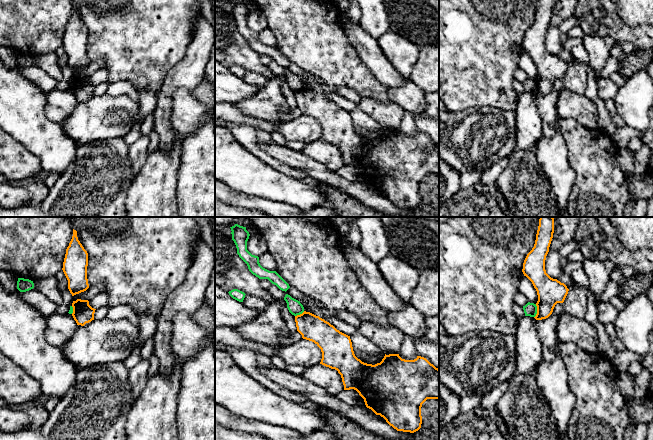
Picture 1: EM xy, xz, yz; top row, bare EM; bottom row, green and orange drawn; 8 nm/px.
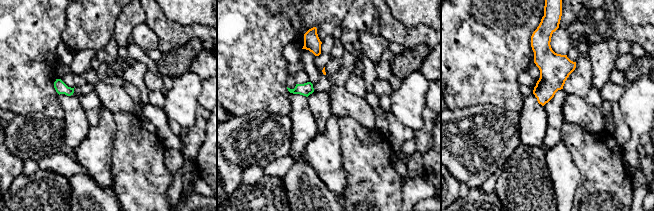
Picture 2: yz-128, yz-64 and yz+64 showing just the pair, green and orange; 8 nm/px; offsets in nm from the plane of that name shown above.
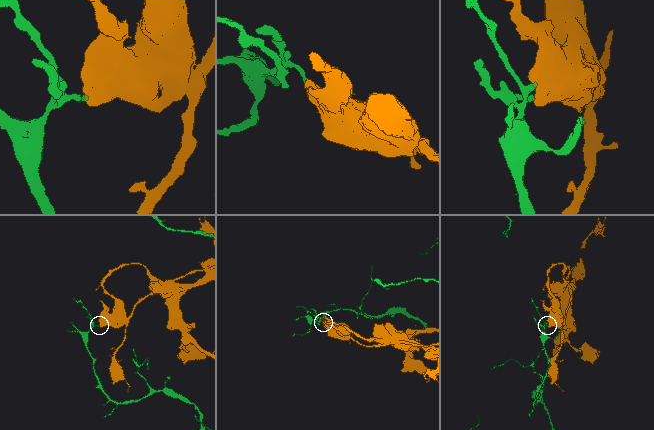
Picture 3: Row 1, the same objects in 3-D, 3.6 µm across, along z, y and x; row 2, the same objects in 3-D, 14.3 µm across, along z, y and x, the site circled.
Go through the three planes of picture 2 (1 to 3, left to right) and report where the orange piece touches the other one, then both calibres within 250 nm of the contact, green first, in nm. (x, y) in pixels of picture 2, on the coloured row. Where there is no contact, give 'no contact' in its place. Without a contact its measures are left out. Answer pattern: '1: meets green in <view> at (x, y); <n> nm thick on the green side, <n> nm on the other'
1: no contact
2: no contact
3: no contact

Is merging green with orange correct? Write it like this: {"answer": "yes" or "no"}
{"answer": "no"}

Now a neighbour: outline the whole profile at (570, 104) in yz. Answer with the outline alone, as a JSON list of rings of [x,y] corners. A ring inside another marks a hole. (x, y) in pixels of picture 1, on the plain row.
[[[566,88],[559,91],[558,114],[560,118],[573,118],[590,130],[596,130],[599,127],[595,103],[585,95],[577,94]]]

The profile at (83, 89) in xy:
[[[77,75],[72,79],[73,89],[72,92],[77,101],[84,102],[86,99],[94,96],[95,86],[89,81],[88,76]]]

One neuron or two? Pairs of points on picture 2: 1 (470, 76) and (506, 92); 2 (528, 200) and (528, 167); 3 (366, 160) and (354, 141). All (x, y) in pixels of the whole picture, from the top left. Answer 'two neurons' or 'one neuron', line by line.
1: one neuron
2: one neuron
3: one neuron

